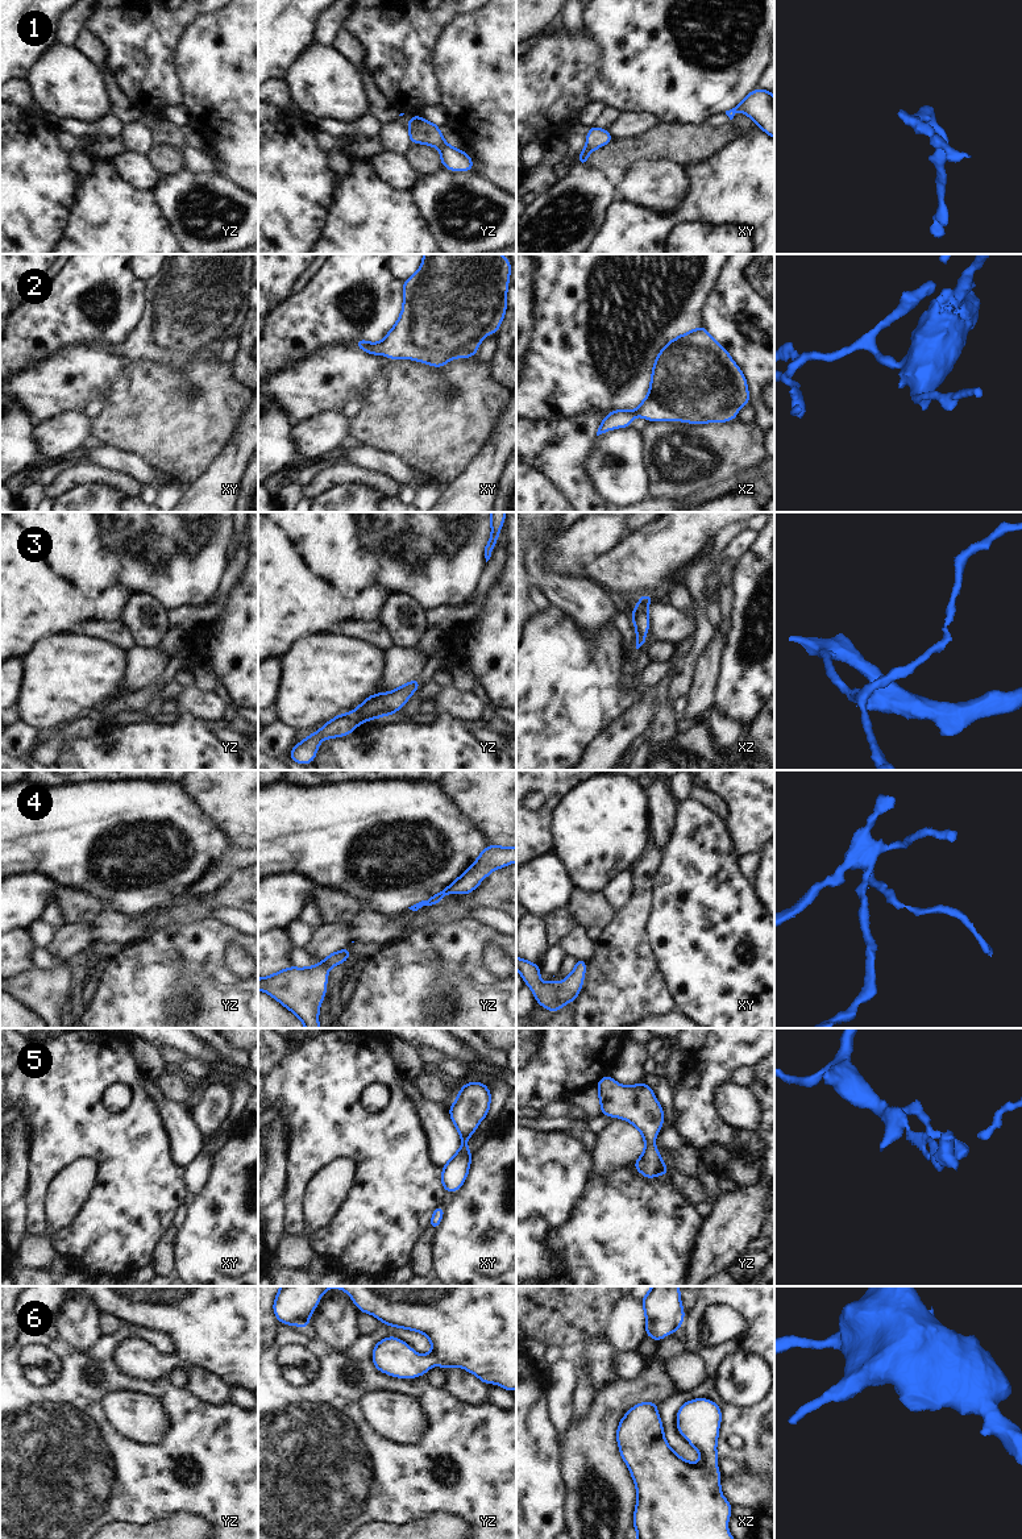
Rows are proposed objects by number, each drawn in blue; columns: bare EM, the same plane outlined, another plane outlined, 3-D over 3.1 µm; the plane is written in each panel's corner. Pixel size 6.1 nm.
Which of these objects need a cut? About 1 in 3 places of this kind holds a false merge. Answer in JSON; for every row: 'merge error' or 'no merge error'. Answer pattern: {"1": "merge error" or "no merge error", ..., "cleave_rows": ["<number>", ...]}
{"1": "no merge error", "2": "no merge error", "3": "no merge error", "4": "no merge error", "5": "no merge error", "6": "no merge error", "cleave_rows": []}

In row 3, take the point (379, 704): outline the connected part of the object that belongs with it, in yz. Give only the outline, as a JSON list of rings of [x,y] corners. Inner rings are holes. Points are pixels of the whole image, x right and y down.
[[[417,678],[390,691],[373,694],[349,714],[340,714],[323,724],[320,731],[308,735],[290,752],[290,760],[307,765],[313,762],[320,743],[325,739],[344,737],[352,733],[362,721],[389,716],[403,708],[410,696],[421,686]]]

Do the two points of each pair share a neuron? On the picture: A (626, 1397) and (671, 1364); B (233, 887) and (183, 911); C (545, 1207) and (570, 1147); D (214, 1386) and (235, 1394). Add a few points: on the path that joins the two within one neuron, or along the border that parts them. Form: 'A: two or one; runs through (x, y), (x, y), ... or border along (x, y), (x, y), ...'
A: two; border along (645, 1363), (657, 1361), (676, 1392)
B: one; runs through (221, 895), (195, 910)
C: one; runs through (548, 1193), (569, 1172), (569, 1161)
D: two; border along (227, 1385), (228, 1396)

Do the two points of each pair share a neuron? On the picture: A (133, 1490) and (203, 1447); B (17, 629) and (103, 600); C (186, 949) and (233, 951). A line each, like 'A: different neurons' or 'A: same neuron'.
A: same neuron
B: same neuron
C: different neurons

